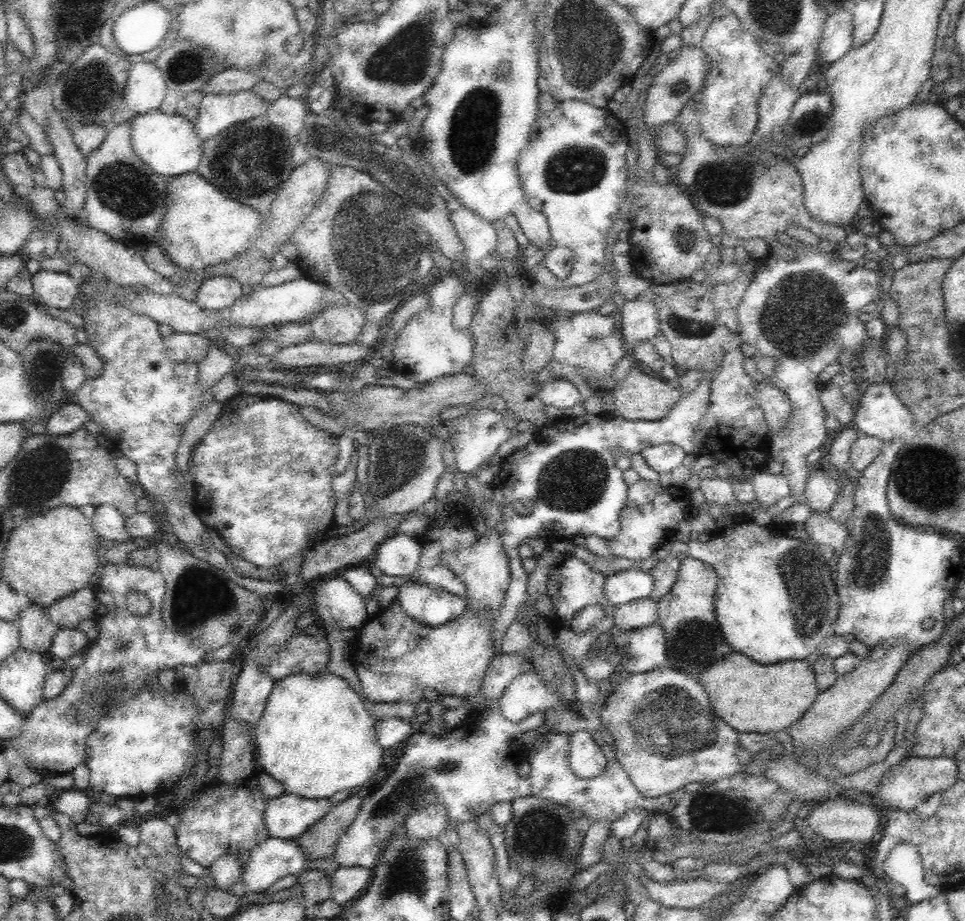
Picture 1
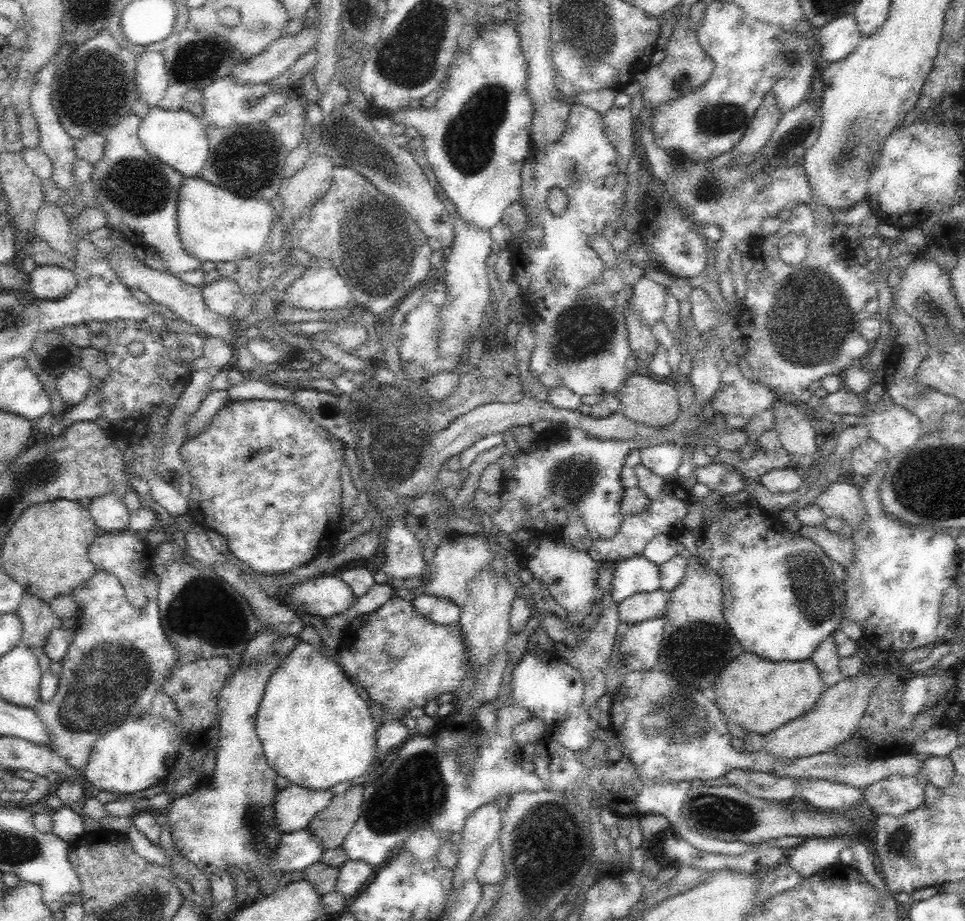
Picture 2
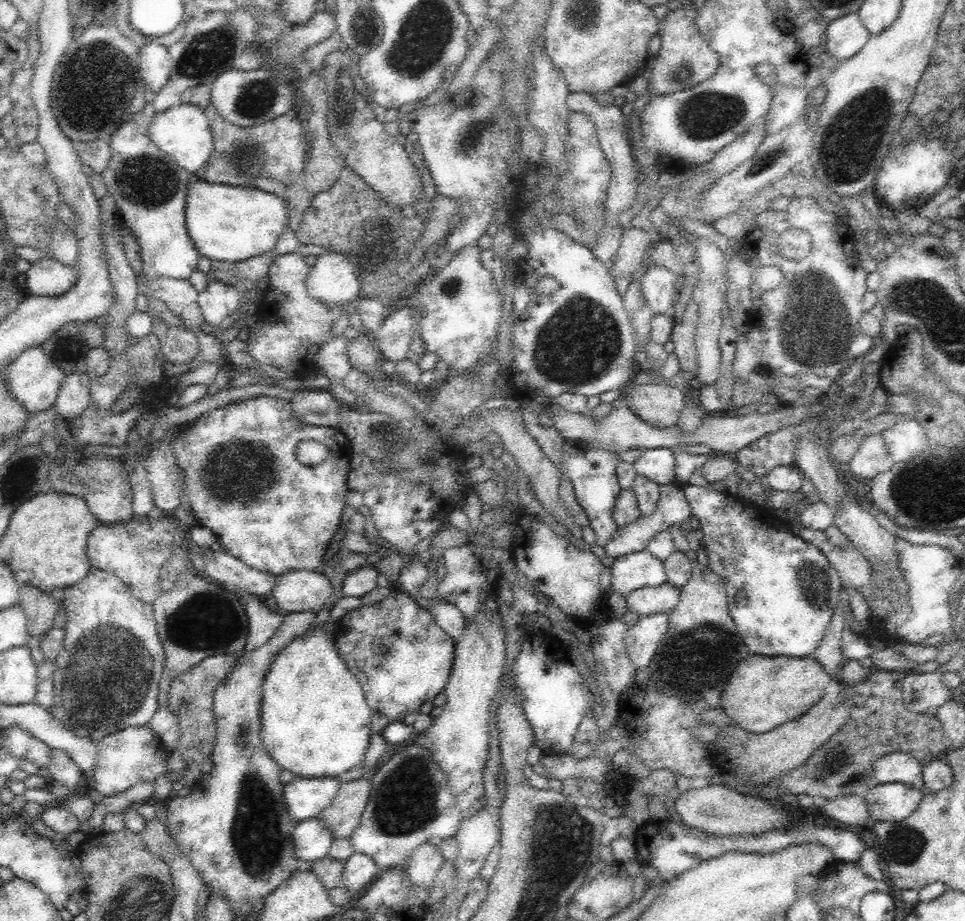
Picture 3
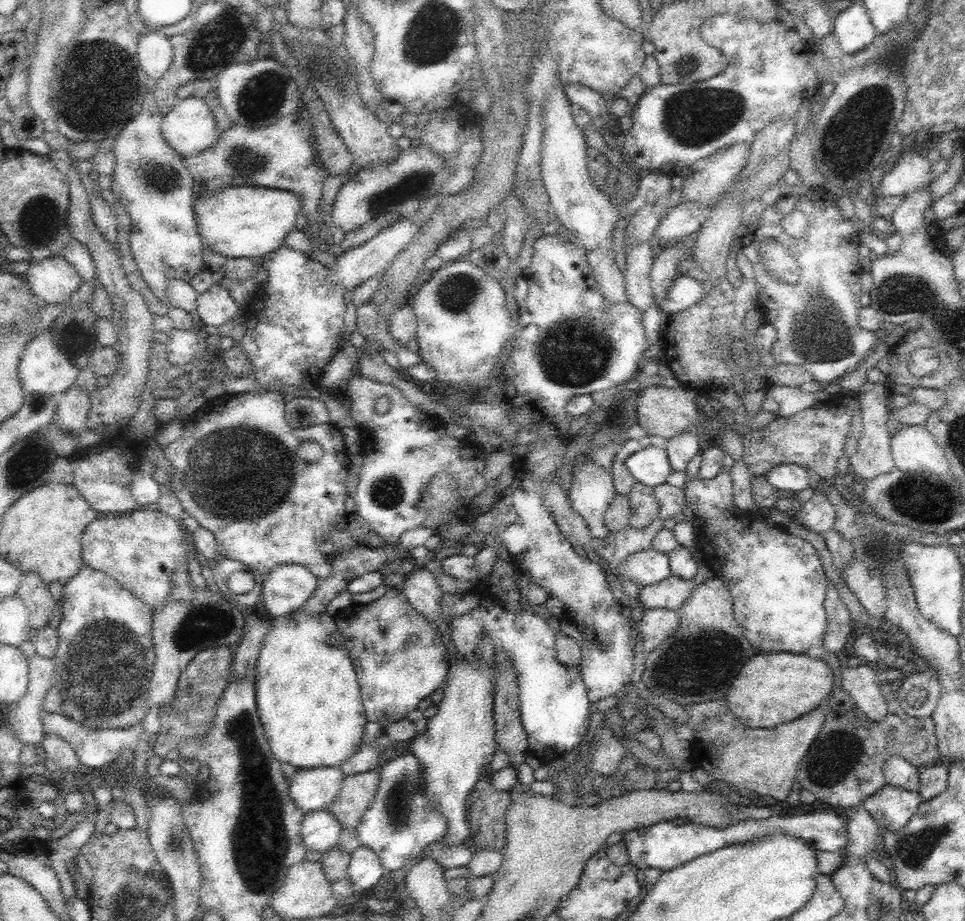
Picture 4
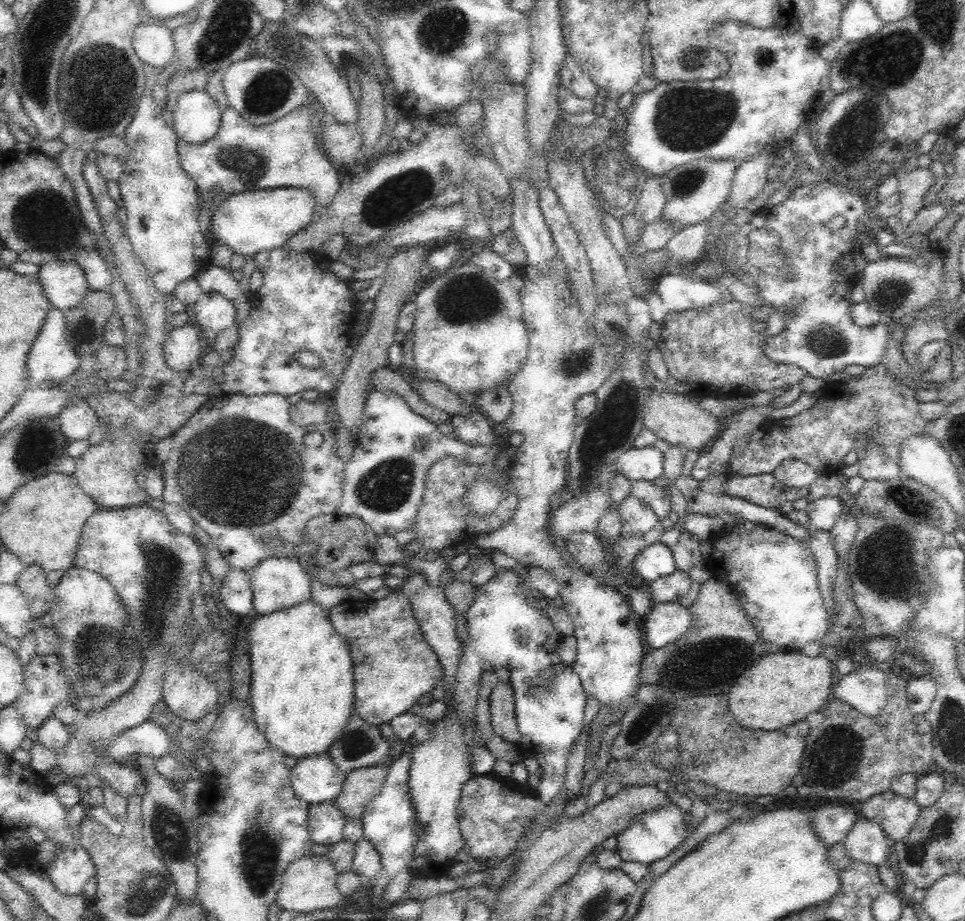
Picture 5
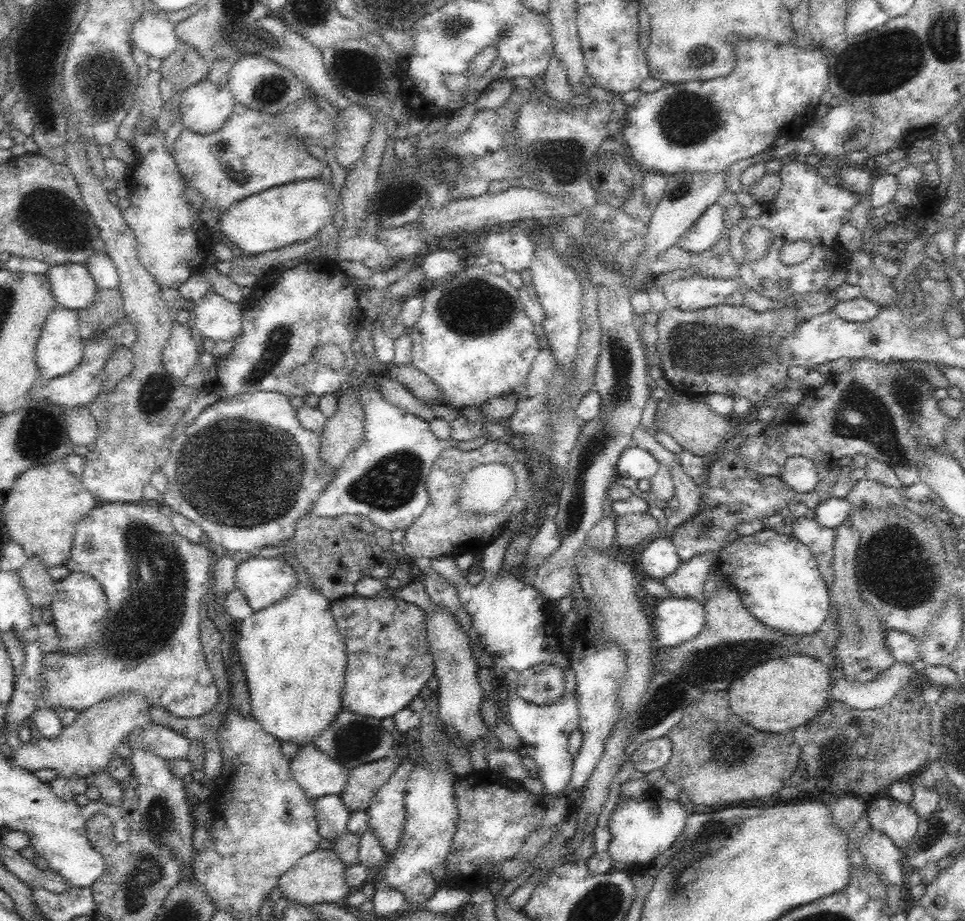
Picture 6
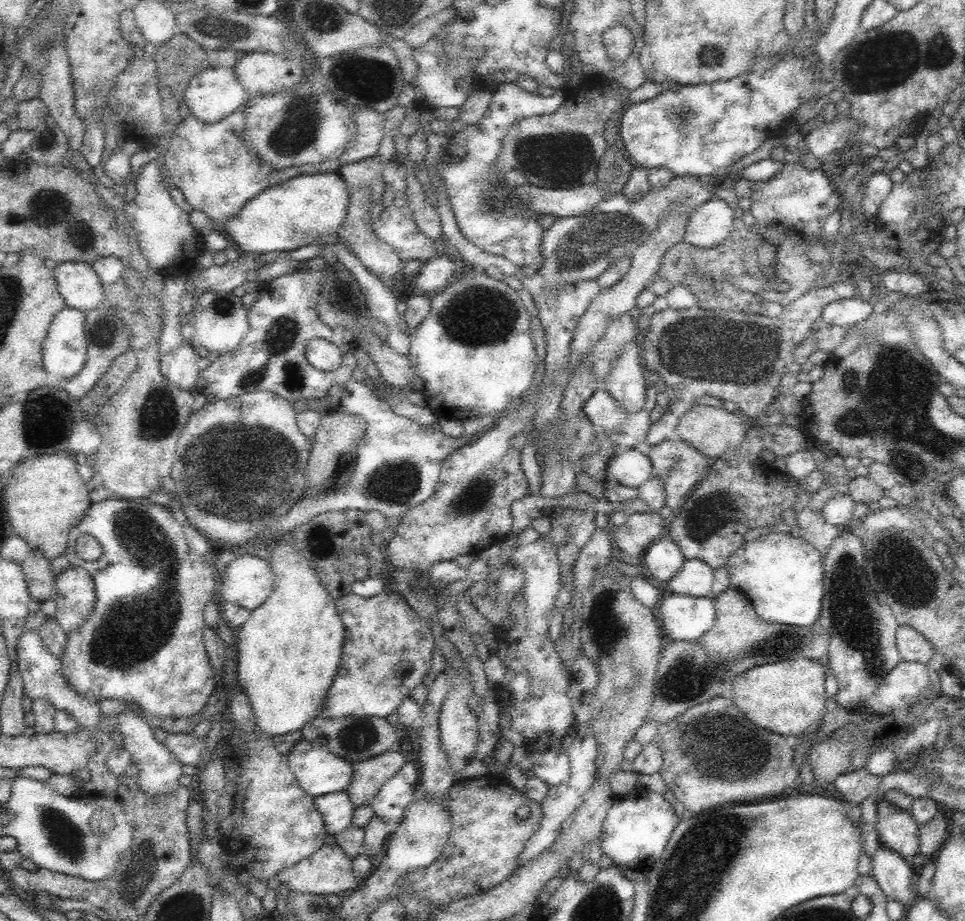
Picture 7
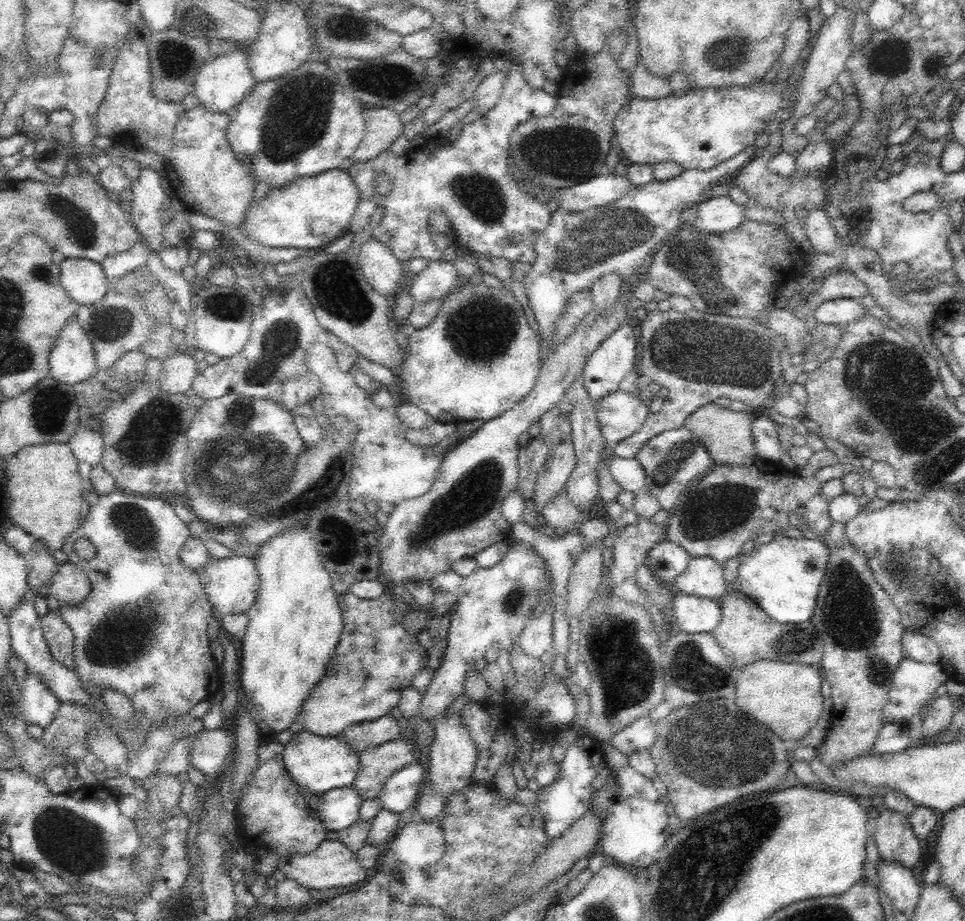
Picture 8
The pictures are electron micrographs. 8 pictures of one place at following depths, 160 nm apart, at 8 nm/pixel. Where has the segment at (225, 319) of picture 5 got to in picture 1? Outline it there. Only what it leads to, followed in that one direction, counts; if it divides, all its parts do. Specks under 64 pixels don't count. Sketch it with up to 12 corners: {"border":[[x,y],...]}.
{"border":[[235,278],[203,280],[195,301],[205,310],[232,306],[245,291]]}

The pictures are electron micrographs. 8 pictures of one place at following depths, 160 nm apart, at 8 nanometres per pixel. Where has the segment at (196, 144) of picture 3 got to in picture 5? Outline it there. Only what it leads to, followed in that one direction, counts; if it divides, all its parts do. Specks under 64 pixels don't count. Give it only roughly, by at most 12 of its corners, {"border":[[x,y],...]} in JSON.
{"border":[[205,90],[180,95],[171,114],[181,140],[218,133],[223,110]]}

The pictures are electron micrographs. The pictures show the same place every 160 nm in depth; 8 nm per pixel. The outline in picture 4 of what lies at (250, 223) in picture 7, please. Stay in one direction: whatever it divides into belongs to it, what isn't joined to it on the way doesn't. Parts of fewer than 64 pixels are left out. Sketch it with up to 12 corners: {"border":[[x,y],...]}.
{"border":[[288,190],[197,194],[200,236],[227,258],[283,245],[302,208]]}

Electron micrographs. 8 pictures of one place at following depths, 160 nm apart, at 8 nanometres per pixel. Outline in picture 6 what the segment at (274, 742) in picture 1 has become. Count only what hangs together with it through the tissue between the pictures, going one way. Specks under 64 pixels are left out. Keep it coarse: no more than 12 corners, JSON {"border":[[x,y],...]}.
{"border":[[299,582],[241,621],[251,717],[314,743],[342,707],[348,651]]}

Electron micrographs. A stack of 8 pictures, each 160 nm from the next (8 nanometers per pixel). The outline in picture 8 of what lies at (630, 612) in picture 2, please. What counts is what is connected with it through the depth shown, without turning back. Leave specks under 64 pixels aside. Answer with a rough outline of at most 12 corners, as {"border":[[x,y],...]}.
{"border":[[691,557],[674,588],[721,600],[727,581],[710,557]]}

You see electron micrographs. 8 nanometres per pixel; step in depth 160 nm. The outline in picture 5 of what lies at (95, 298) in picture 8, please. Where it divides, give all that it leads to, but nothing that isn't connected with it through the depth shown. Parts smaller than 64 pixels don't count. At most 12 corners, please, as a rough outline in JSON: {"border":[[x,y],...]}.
{"border":[[73,259],[44,263],[36,275],[51,307],[76,308],[89,291]]}

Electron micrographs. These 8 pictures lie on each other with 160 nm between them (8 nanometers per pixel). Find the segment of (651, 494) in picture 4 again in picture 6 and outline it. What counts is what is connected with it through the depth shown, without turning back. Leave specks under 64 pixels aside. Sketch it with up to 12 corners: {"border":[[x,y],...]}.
{"border":[[648,511],[617,515],[615,541],[632,548],[663,535]]}

